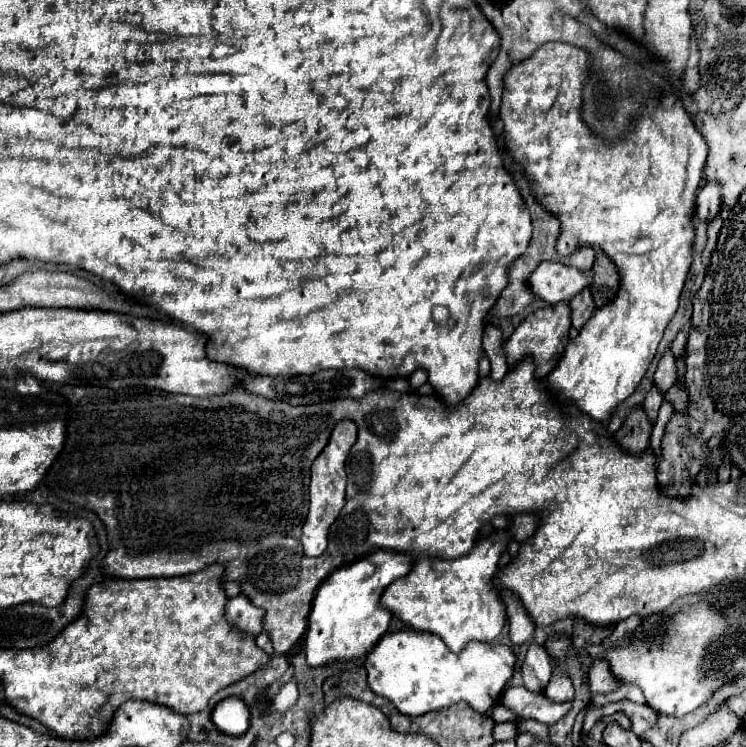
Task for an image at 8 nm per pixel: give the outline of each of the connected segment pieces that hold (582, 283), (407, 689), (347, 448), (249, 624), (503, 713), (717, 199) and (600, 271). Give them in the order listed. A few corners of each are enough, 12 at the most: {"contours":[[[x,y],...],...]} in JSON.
{"contours":[[[541,262],[529,278],[535,296],[569,302],[589,288],[579,268]],[[431,632],[385,634],[369,688],[407,716],[491,710],[515,670],[505,644],[451,652]],[[337,422],[311,466],[305,556],[321,556],[345,504],[355,422]],[[239,594],[227,604],[227,620],[237,630],[257,636],[263,608]],[[507,706],[493,710],[495,722],[515,722],[517,714]],[[705,182],[695,216],[711,222],[721,212],[721,186]],[[597,250],[591,294],[603,308],[621,280],[617,266]]]}

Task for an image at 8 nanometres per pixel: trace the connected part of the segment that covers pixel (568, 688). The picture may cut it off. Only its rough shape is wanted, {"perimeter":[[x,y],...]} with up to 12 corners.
{"perimeter":[[553,660],[545,696],[555,702],[573,700],[575,688],[566,671]]}

